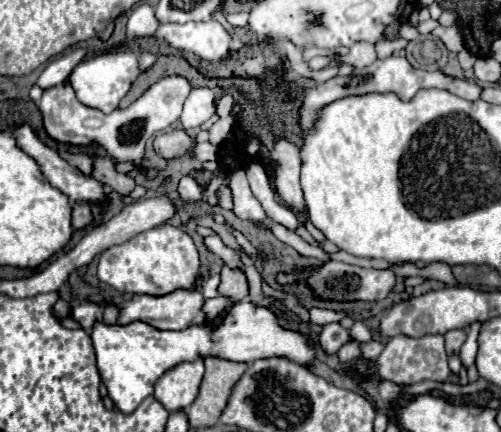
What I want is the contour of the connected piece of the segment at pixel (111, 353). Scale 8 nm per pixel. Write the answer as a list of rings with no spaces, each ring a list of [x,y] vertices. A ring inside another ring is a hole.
[[[248,299],[232,303],[222,317],[210,321],[202,319],[200,323],[192,323],[180,331],[156,331],[156,327],[148,327],[148,323],[128,323],[128,327],[116,327],[116,323],[106,325],[104,321],[96,321],[92,329],[92,345],[102,383],[122,413],[132,413],[148,395],[152,395],[156,381],[180,363],[212,355],[236,363],[286,357],[292,363],[300,363],[310,369],[316,359],[314,345],[306,333],[284,329],[280,325],[280,317],[272,309],[254,305]]]

